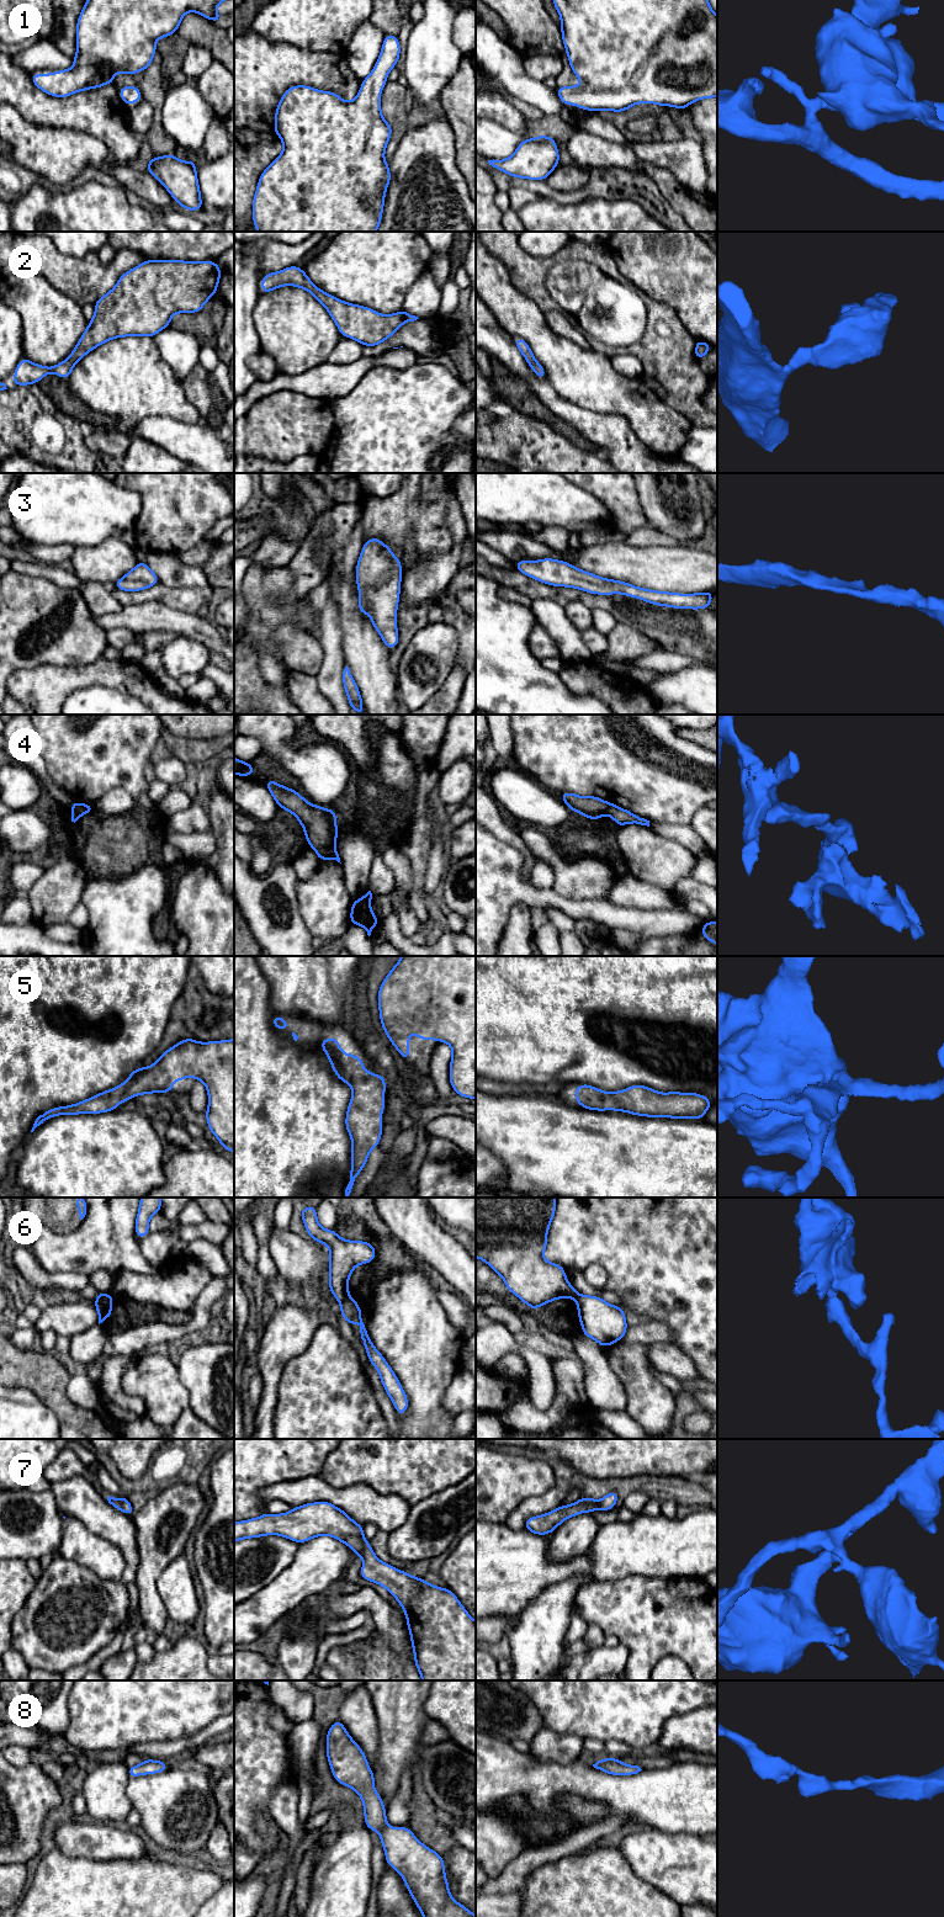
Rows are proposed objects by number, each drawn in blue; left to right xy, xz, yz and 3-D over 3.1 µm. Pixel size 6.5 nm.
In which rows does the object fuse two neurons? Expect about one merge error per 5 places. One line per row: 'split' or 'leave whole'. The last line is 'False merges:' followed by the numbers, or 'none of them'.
1: leave whole
2: leave whole
3: leave whole
4: leave whole
5: leave whole
6: split
7: leave whole
8: leave whole
False merges: 6

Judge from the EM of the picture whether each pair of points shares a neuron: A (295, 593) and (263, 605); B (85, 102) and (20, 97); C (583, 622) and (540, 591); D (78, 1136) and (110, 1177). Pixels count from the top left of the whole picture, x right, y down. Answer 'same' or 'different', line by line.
A: different
B: same
C: different
D: same

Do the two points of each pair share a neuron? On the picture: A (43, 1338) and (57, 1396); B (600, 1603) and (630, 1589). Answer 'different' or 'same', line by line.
A: different
B: same

